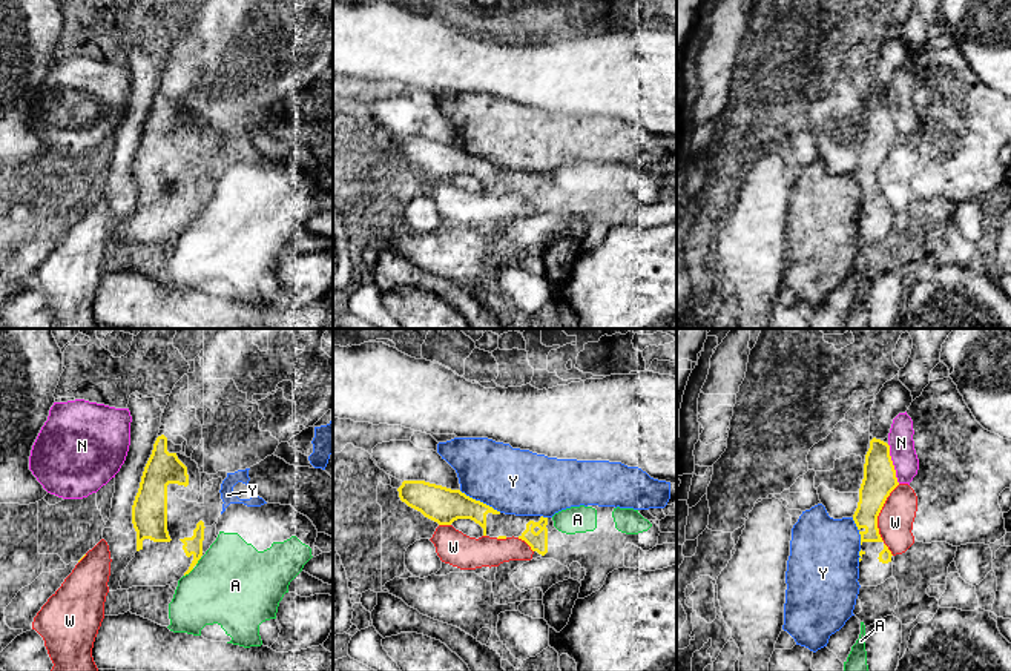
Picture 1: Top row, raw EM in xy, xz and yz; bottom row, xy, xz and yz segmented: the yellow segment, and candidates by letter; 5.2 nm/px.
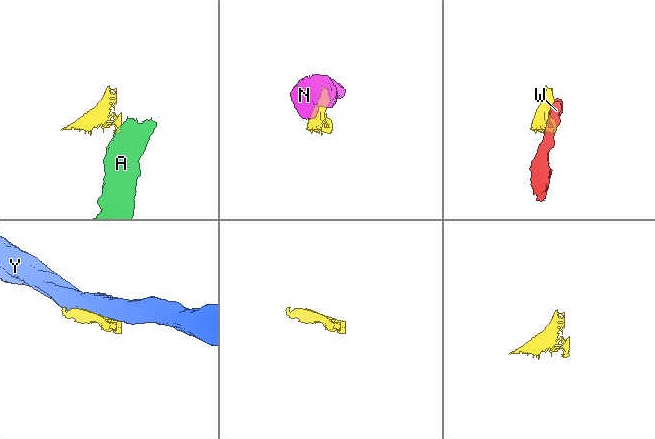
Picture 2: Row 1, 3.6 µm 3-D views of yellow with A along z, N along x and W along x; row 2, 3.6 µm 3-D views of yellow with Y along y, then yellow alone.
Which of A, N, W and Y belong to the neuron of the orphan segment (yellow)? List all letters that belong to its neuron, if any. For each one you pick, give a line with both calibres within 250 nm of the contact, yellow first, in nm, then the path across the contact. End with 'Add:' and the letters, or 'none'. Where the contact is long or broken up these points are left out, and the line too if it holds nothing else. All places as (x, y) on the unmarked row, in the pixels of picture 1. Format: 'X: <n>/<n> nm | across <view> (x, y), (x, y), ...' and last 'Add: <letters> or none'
Add: none

